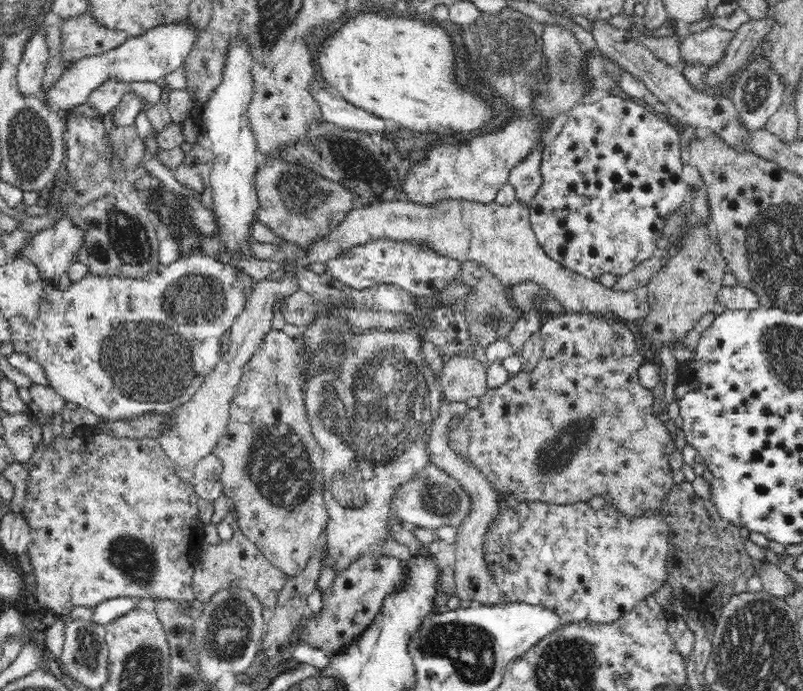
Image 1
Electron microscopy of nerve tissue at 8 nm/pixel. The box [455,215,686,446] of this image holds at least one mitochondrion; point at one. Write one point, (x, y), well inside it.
(491, 318)

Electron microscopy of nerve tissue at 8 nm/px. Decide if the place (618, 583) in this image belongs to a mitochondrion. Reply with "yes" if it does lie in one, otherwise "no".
no

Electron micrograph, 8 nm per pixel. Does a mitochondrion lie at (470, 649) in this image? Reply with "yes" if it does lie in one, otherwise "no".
yes

